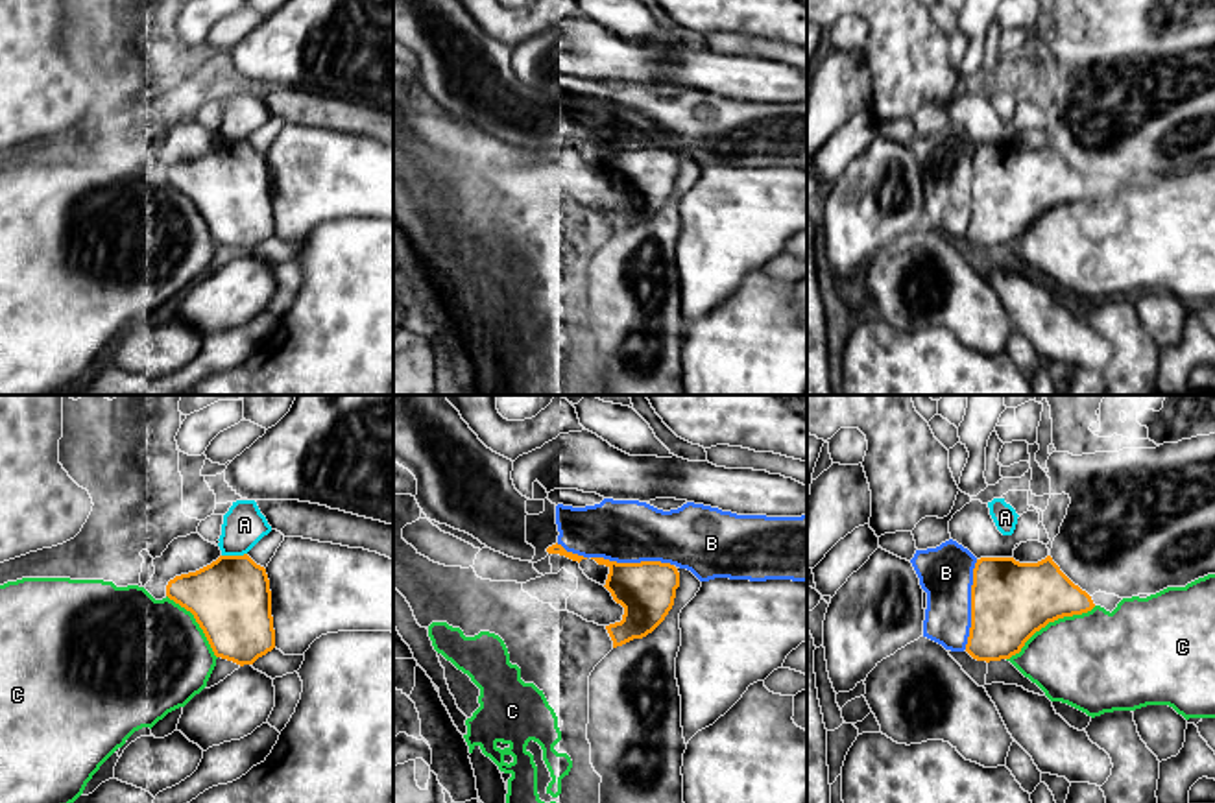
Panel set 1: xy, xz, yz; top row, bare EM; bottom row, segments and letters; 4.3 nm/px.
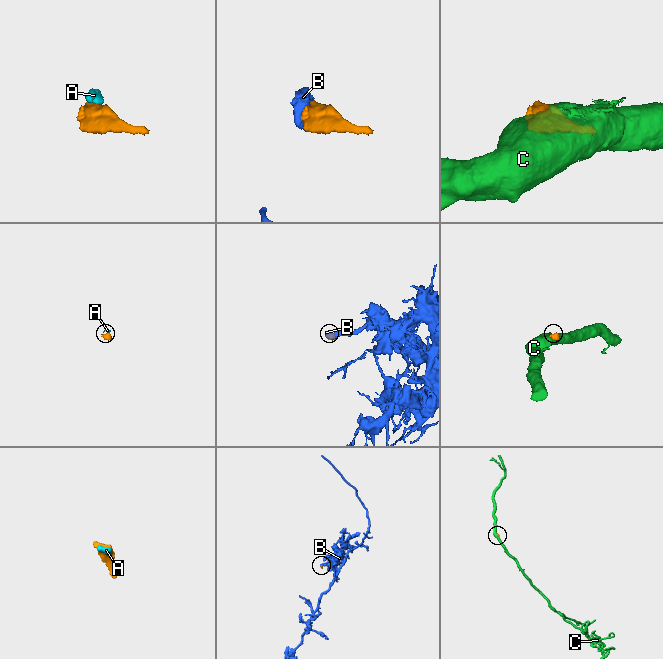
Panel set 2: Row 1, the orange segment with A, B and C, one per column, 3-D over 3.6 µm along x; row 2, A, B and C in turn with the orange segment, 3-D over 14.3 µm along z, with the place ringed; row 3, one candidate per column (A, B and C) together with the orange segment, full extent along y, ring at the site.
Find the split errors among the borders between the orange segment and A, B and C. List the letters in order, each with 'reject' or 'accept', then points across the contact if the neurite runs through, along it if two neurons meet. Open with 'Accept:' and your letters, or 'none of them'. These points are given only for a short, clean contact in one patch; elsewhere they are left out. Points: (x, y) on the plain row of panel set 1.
Accept: none of them
A: reject; border xy (246, 139), (222, 143)
B: reject
C: reject

